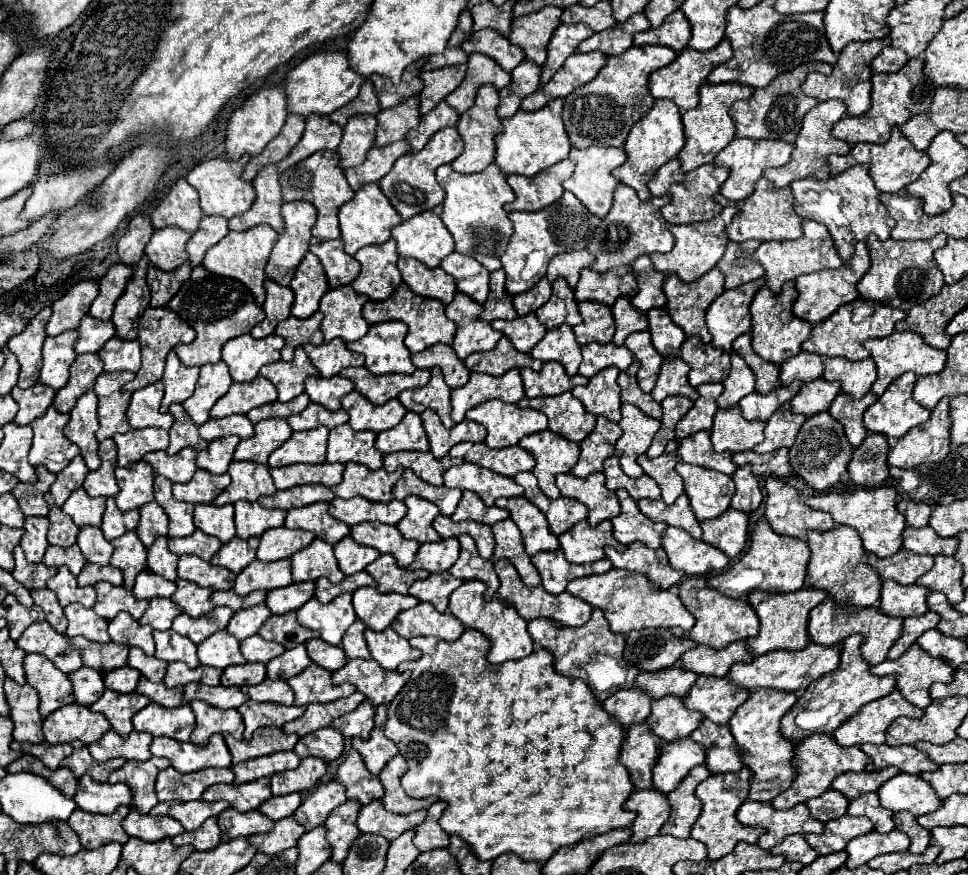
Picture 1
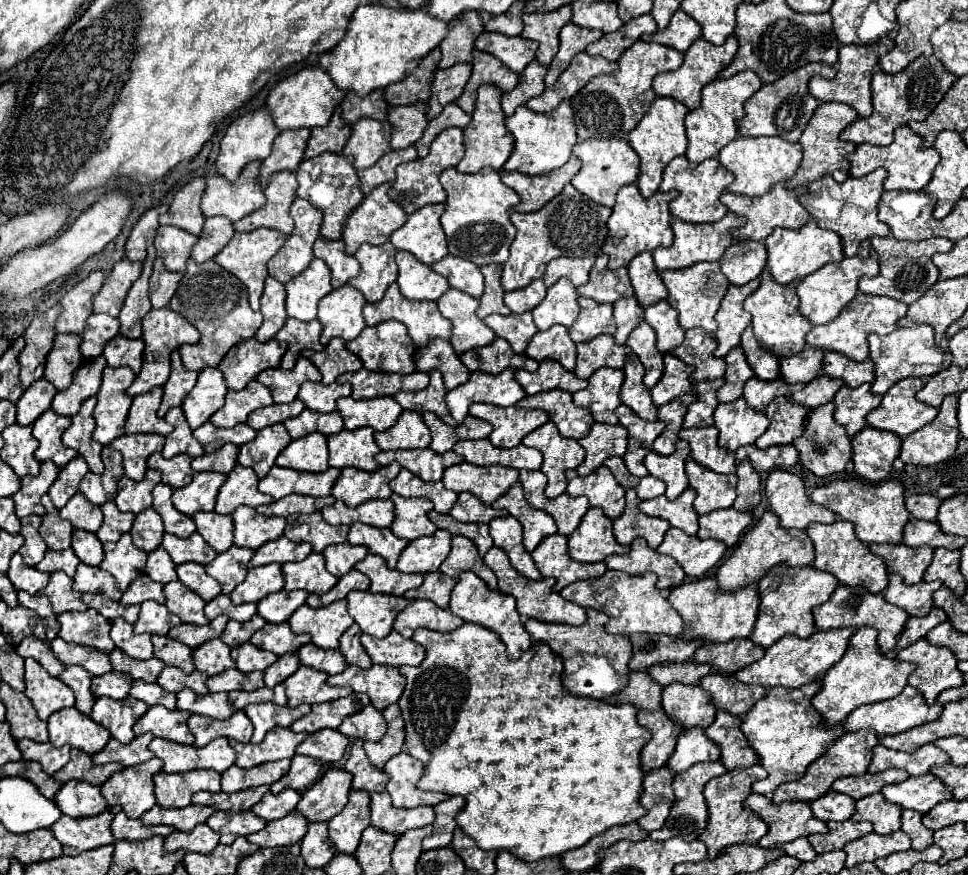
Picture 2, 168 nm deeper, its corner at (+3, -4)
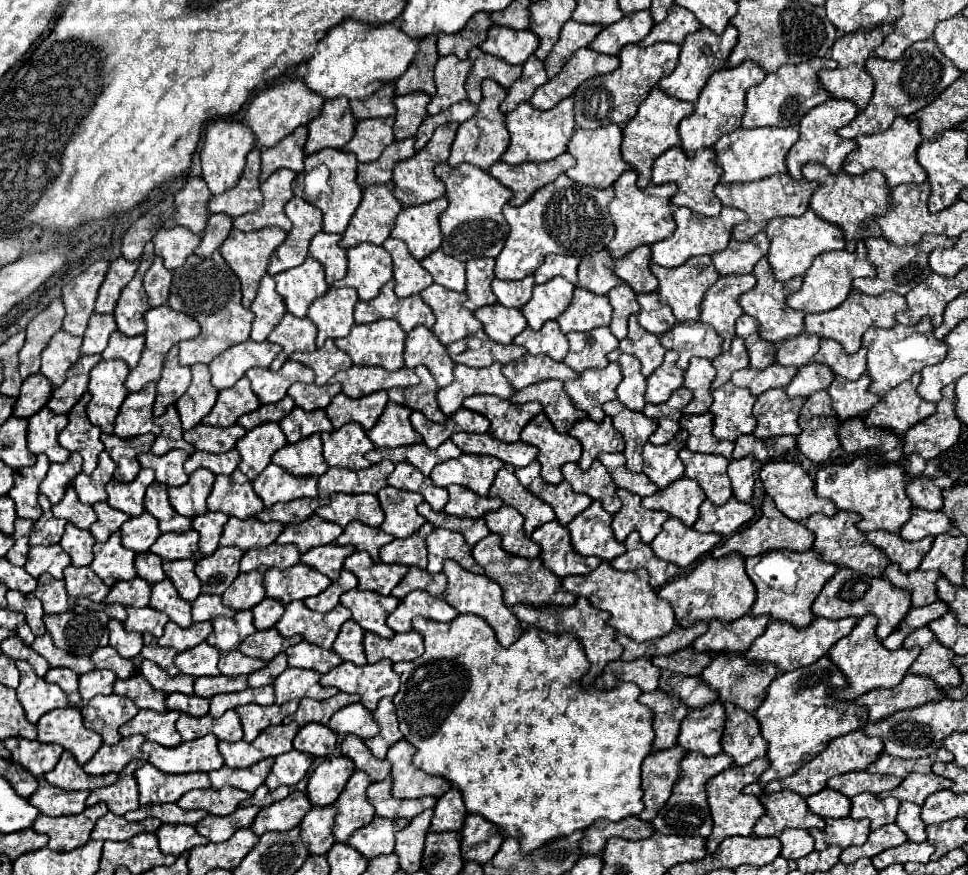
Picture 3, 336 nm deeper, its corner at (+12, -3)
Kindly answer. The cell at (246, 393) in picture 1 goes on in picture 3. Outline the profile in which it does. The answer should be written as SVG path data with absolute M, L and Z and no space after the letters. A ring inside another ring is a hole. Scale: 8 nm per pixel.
M242 377L236 381L234 387L224 389L218 393L218 401L212 407L212 411L202 419L206 425L218 425L218 427L230 427L238 421L240 415L256 411L260 405L258 397L254 395L248 377Z

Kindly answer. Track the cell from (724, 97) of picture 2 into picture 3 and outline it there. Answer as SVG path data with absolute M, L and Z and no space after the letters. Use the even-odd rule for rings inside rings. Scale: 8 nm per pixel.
M744 61L740 67L736 69L722 69L716 71L708 83L704 85L704 89L700 91L698 101L694 103L694 113L684 117L680 121L680 145L682 151L686 153L686 157L692 157L698 149L704 147L712 147L722 135L730 133L732 129L736 129L738 123L742 123L742 115L744 115L744 95L748 91L748 87L762 83L762 79L766 77L766 73L752 61Z

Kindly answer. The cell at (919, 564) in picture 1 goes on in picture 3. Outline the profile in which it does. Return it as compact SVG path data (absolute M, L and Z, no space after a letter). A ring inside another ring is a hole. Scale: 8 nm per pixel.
M872 531L866 535L866 541L872 543L874 547L878 547L880 551L884 551L892 563L900 565L902 573L910 573L920 567L920 563L924 559L924 555L930 551L934 539L926 537L920 541L906 541L896 533Z

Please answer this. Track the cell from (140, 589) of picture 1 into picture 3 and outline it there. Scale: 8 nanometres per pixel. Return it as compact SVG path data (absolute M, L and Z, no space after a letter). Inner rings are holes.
M134 577L130 581L120 581L110 589L104 603L122 603L126 607L128 605L146 607L150 601L150 589L152 589L152 585L140 577Z

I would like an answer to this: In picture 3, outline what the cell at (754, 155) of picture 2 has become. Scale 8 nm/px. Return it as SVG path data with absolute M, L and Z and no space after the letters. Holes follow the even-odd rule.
M762 127L762 129L734 129L730 135L722 135L718 139L718 143L714 145L714 153L716 153L716 163L724 169L720 183L750 183L750 181L758 181L758 179L766 179L772 175L780 175L786 173L786 155L790 151L790 147L796 143L798 139L798 127Z

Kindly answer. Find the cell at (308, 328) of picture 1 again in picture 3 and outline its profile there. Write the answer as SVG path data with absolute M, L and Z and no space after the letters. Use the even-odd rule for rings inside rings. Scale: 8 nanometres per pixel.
M286 313L282 321L274 327L272 335L268 337L268 341L278 343L282 347L282 353L276 355L276 359L270 365L270 371L278 371L294 351L314 351L316 349L314 339L316 339L316 327L308 317L298 319Z

